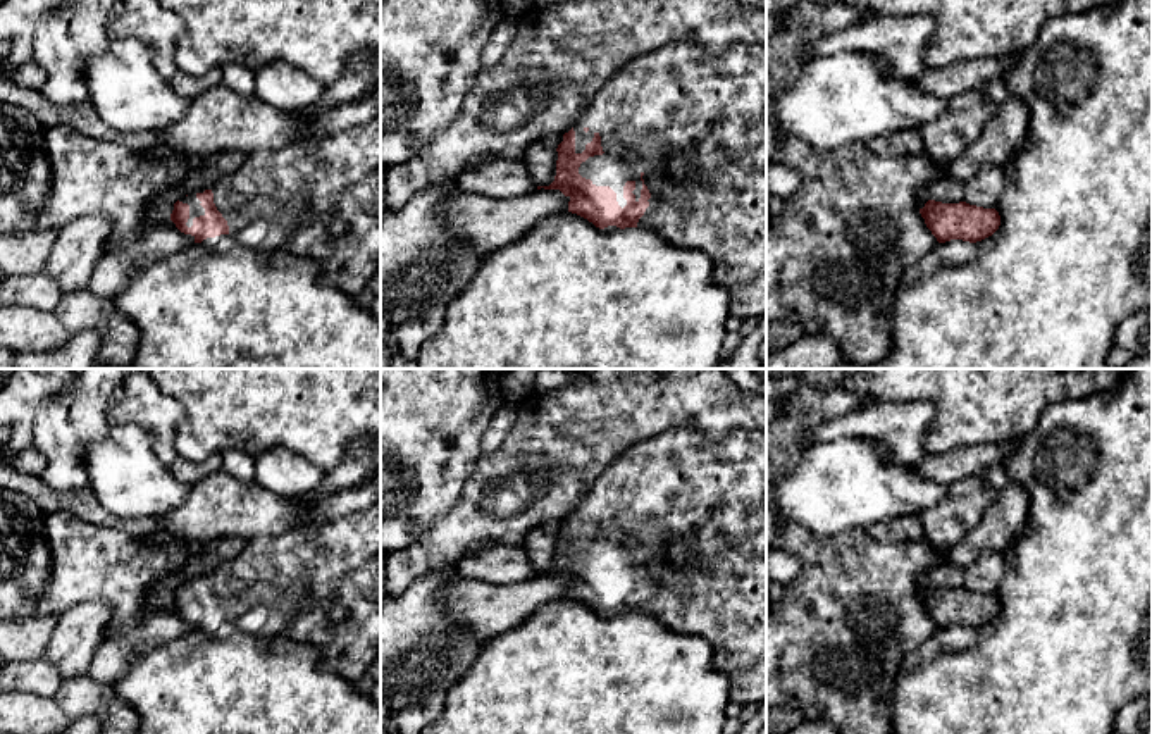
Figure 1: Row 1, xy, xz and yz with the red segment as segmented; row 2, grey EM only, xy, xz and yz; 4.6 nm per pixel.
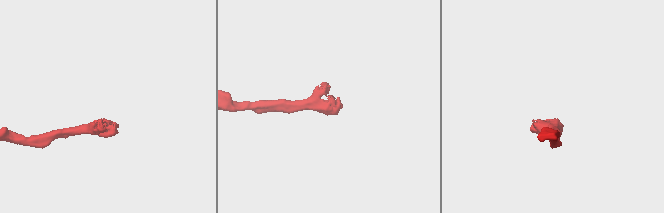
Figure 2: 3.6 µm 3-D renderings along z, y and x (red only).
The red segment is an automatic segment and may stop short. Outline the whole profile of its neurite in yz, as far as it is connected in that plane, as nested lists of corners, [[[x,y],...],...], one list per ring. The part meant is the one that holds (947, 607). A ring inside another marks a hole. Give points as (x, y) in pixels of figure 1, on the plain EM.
[[[928,586],[920,600],[938,629],[951,625],[976,629],[992,622],[1000,612],[1000,601],[995,594],[966,588],[942,589]]]

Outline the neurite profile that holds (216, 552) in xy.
[[[226,536],[203,543],[200,553],[189,555],[181,569],[177,569],[174,574],[167,575],[150,589],[146,596],[148,605],[155,608],[167,606],[174,596],[174,589],[179,584],[200,574],[208,574],[220,563],[232,560],[245,548],[245,544],[246,539],[238,536]]]

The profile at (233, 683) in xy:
[[[229,625],[219,634],[207,634],[201,629],[193,629],[179,639],[131,655],[126,672],[112,684],[117,696],[131,705],[139,717],[138,734],[381,734],[381,708],[372,701],[370,694],[358,691],[356,684],[343,677],[322,670],[319,651],[312,644],[303,644],[286,638],[270,638],[265,634],[248,634]]]

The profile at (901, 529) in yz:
[[[918,515],[878,522],[871,526],[868,532],[882,543],[906,543],[925,539],[923,526]]]

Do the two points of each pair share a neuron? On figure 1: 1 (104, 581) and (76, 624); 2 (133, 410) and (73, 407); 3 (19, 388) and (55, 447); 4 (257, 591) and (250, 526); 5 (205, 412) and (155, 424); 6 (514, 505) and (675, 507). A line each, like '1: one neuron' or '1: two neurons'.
1: two neurons
2: two neurons
3: two neurons
4: two neurons
5: two neurons
6: two neurons

